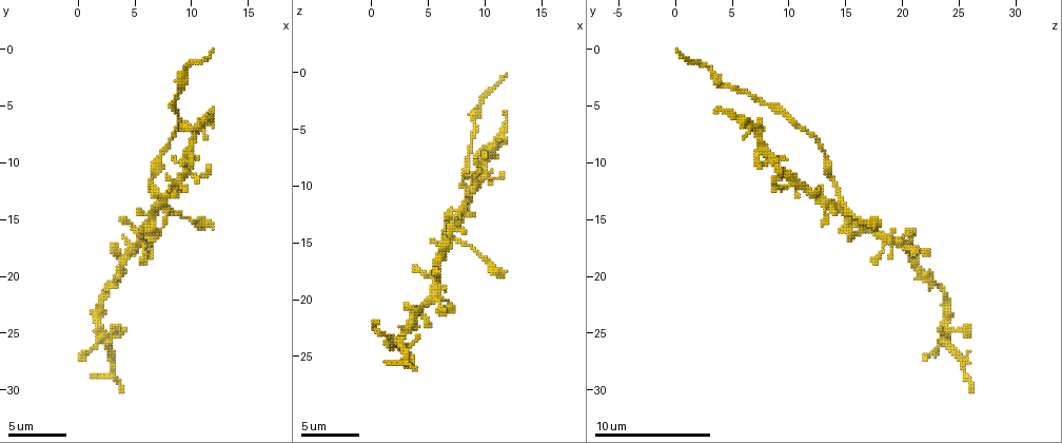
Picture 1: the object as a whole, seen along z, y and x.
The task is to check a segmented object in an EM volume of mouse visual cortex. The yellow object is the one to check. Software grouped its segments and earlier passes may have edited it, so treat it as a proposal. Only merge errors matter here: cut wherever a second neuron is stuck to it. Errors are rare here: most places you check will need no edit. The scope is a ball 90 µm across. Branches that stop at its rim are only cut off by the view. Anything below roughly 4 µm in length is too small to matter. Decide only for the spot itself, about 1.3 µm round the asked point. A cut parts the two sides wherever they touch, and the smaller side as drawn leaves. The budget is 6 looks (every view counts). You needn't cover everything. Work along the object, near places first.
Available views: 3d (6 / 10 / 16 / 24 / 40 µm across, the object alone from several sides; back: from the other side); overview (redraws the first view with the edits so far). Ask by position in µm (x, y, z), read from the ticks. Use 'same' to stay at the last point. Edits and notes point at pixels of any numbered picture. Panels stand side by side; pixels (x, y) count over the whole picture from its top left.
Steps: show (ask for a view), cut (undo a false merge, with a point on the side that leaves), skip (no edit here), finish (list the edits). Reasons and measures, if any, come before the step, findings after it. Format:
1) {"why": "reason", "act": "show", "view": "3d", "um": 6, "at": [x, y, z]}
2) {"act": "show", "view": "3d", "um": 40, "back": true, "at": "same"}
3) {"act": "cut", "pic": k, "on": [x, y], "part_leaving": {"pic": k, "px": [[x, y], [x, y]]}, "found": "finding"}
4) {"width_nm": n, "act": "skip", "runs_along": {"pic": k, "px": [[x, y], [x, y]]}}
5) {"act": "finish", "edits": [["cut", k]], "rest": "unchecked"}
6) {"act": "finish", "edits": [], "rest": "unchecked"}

{"why": "sudden change in width", "act": "show", "view": "3d", "um": 10, "at": [5.2, 17.4, 20.2]}

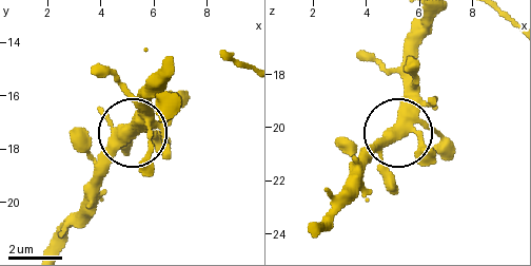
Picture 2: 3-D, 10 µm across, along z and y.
{"act": "show", "view": "3d", "um": 10, "back": true, "at": [5.0, 17.4, 20.2]}

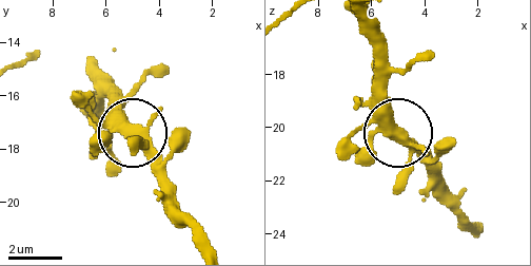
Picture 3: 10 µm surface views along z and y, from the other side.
{"act": "skip", "found": "all the same neuron"}

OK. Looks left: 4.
{"why": "looks like a crossing", "act": "show", "view": "3d", "um": 10, "at": [7.0, 13.6, 14.0]}

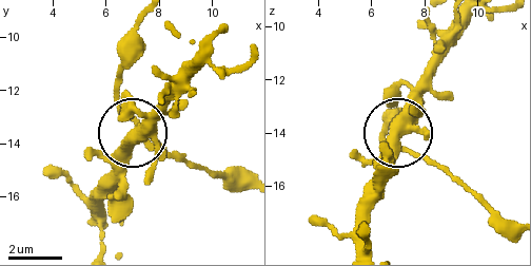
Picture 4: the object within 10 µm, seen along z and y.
{"width_nm": 410, "act": "skip", "found": "one neuron here"}

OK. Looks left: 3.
{"why": "calibre changes", "act": "show", "view": "3d", "um": 10, "at": [8.8, 5.8, 9.6]}

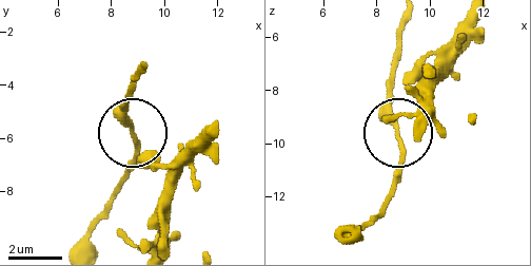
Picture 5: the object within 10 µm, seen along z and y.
{"why": "other side", "act": "show", "view": "3d", "um": 10, "back": true, "at": [8.9, 5.9, 9.7]}

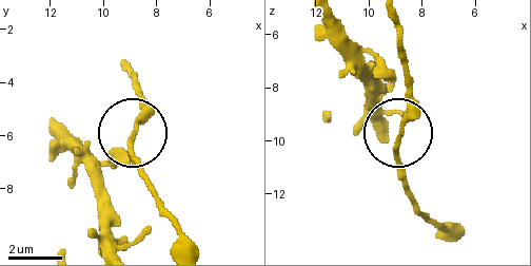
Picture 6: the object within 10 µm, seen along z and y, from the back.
{"act": "skip", "runs_along": {"pic": 6, "px": [[454, 239], [417, 203], [399, 157], [407, 78]]}, "found": "one neuron here"}

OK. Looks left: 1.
{"act": "finish", "edits": [], "rest": "unchecked"}

